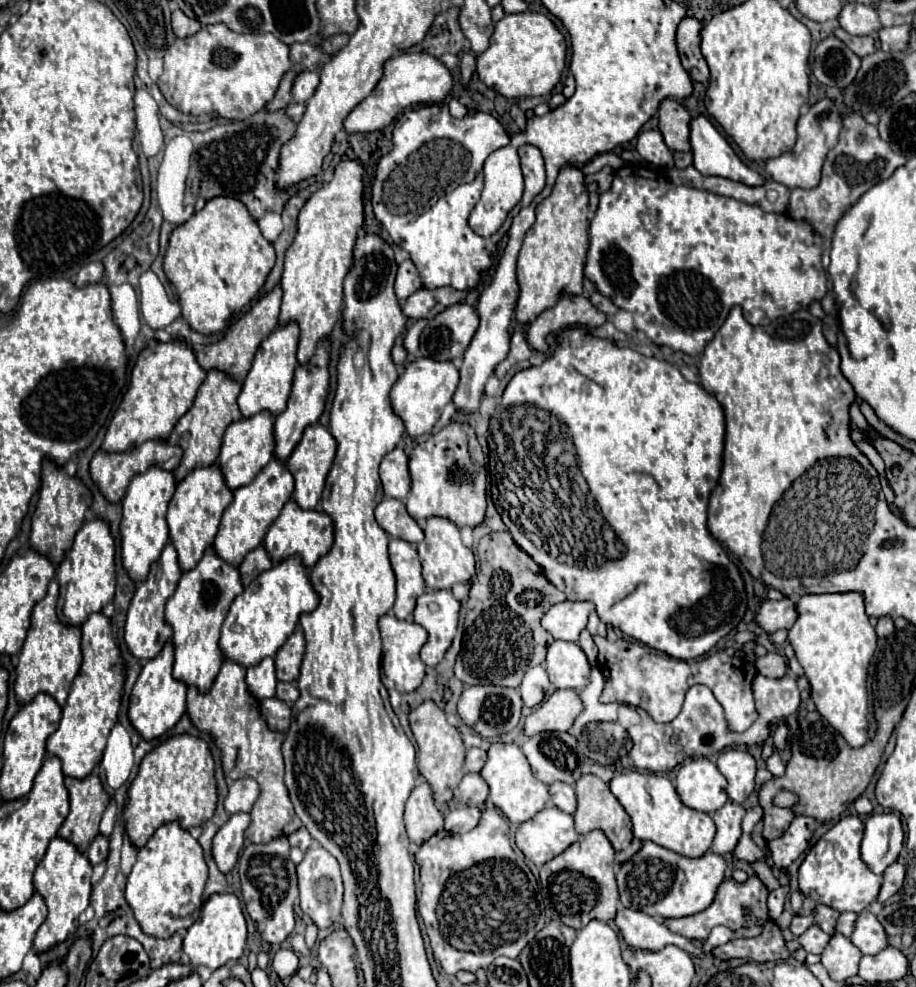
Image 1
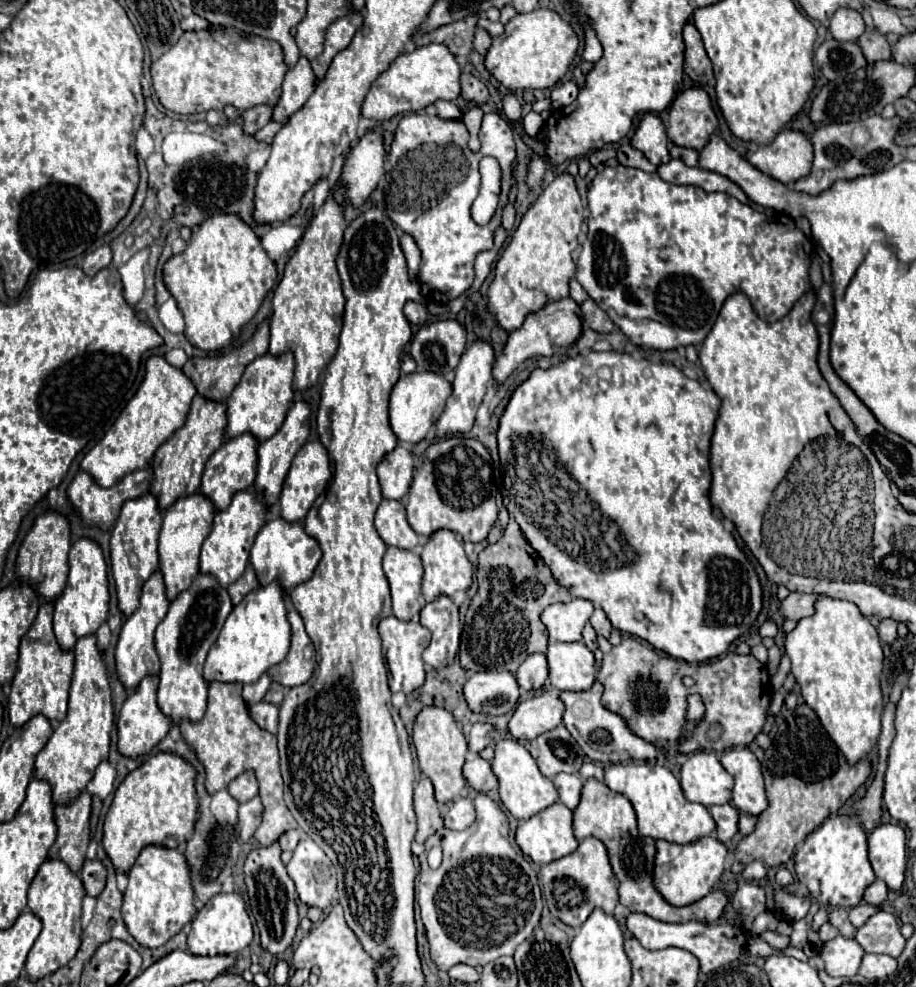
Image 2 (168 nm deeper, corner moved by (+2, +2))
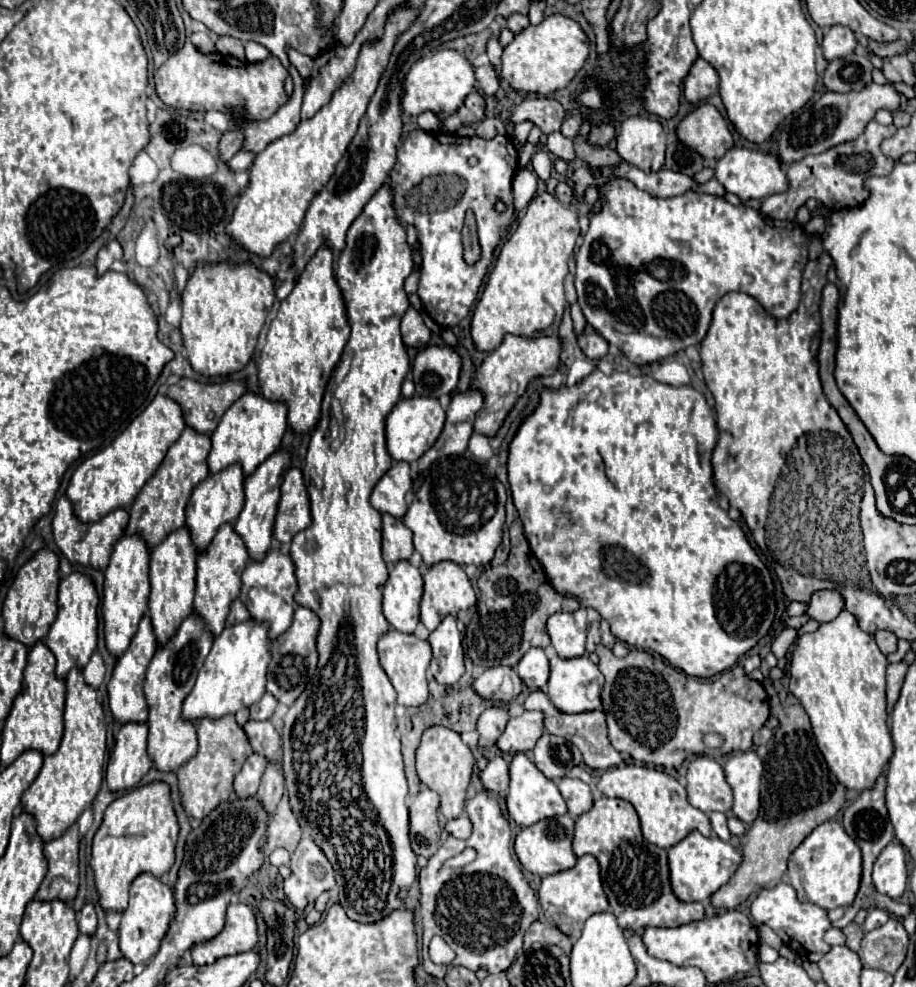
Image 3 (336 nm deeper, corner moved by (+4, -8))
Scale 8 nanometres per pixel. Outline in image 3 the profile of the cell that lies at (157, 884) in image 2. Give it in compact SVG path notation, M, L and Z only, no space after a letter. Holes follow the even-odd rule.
M149 872L139 874L131 884L129 906L123 912L123 920L119 926L119 948L121 948L123 956L129 958L133 964L151 960L157 954L161 940L165 938L169 924L175 918L175 912L177 912L177 906L175 906L173 888Z

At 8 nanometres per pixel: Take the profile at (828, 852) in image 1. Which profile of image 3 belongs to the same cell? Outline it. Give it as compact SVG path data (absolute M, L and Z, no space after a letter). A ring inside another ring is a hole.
M827 820L817 826L791 854L787 876L801 902L811 902L825 910L839 906L847 908L853 904L861 884L861 864L863 860L859 846L849 838L849 834L845 834L845 828L839 822Z

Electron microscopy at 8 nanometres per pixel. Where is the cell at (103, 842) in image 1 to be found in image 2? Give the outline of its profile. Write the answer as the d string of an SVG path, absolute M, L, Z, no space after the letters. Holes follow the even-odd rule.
M87 860L81 870L81 880L87 896L99 896L105 888L105 868L99 860Z

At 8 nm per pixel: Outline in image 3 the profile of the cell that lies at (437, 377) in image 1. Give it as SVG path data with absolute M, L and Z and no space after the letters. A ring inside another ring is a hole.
M431 396L401 398L387 416L387 450L391 458L403 462L419 460L423 452L427 452L433 446L433 442L439 438L443 424L445 424L445 410L441 408L437 398Z

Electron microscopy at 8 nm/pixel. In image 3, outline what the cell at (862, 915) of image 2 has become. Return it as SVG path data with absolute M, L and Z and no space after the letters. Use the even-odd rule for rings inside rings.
M873 908L873 910L867 914L867 918L865 918L863 932L871 932L873 928L877 928L877 926L885 924L887 920L889 920L889 914L887 914L885 910L881 910L881 908Z

